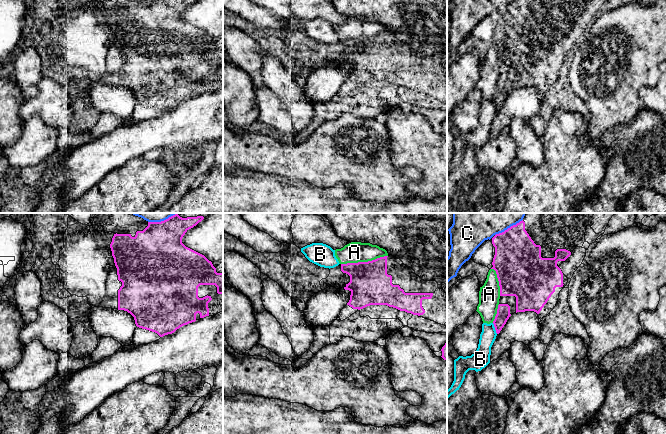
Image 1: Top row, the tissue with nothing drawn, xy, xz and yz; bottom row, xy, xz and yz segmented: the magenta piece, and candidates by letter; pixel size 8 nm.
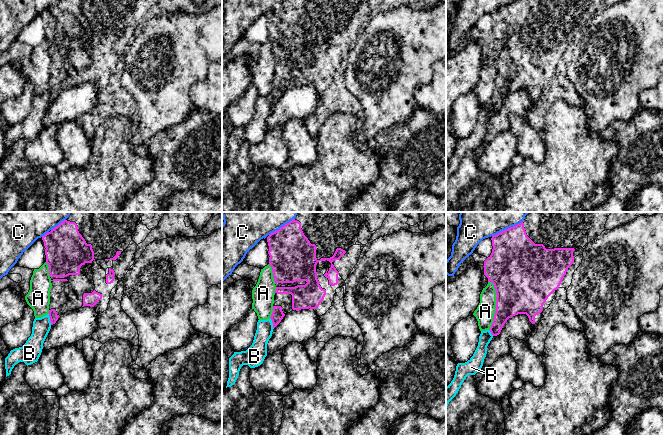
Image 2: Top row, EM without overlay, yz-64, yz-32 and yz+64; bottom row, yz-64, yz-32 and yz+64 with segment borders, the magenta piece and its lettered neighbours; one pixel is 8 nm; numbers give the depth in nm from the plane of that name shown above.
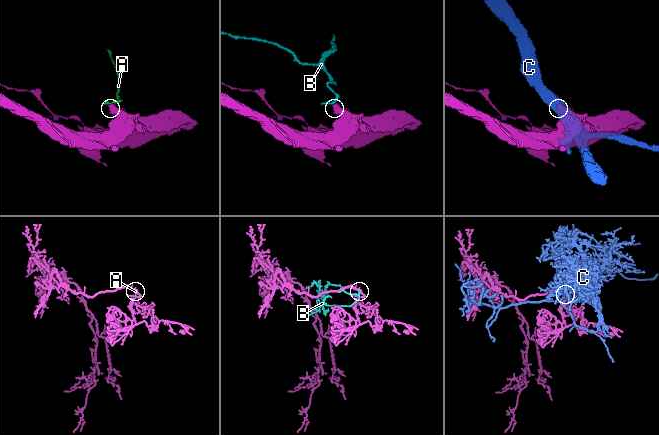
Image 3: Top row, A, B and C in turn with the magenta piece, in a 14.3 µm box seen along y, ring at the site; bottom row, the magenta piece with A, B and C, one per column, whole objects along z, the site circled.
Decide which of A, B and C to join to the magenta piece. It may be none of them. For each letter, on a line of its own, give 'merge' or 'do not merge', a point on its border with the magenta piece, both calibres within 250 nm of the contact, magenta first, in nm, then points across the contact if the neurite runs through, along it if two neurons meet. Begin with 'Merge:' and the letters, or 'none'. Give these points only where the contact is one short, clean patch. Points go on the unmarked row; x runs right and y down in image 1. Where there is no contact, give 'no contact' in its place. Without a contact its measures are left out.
Merge: none
A: do not merge | xz (364, 38) | 320/170 nm
B: do not merge | yz (495, 104) | 110/130 nm | along yz (492, 99), (497, 109)
C: do not merge | yz (505, 6) | 380/180 nm

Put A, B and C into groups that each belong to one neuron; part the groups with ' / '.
A / B / C

